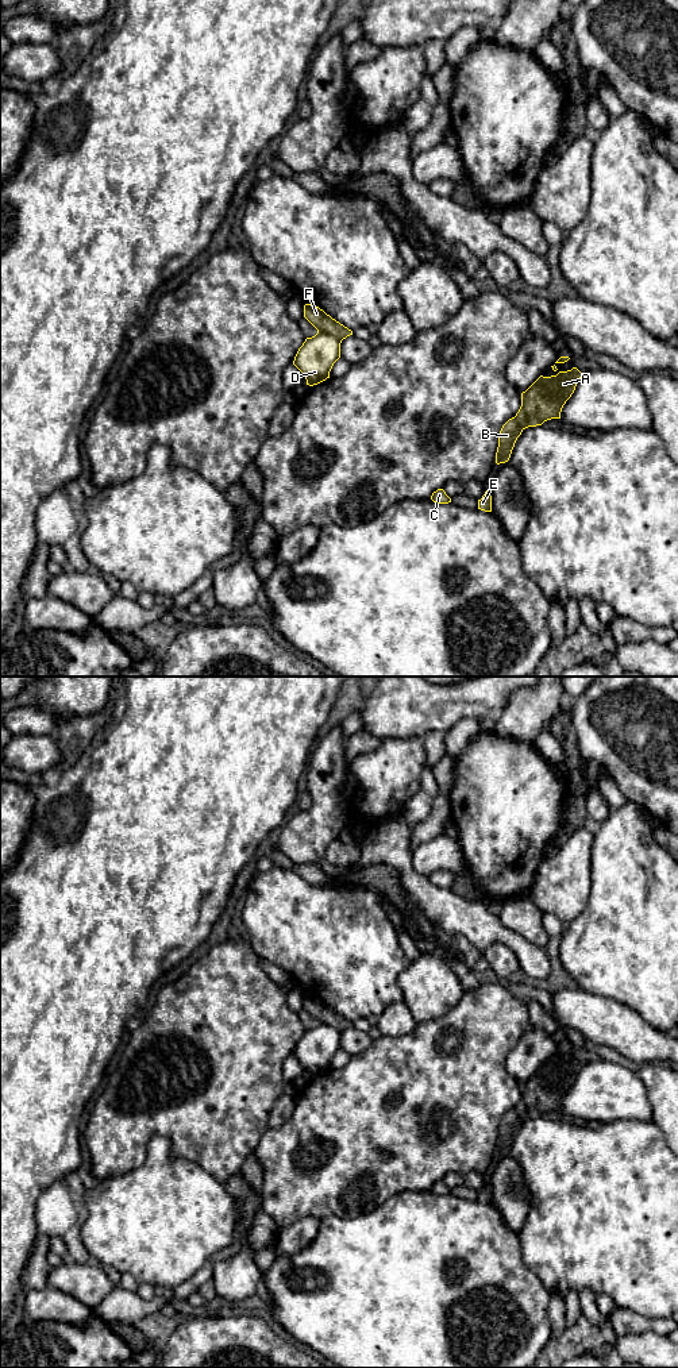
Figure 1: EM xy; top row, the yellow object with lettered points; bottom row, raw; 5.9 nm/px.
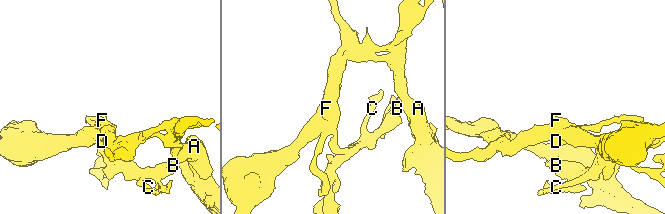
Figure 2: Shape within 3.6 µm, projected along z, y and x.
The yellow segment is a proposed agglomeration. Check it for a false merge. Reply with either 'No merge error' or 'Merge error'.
Merge error

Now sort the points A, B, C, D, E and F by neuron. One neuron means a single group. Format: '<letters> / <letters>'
A B C E F / D

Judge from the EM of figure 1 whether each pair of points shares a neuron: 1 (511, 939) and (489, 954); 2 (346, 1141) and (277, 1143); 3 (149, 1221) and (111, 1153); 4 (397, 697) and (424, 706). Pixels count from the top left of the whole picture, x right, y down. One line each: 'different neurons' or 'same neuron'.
1: different neurons
2: same neuron
3: different neurons
4: same neuron

